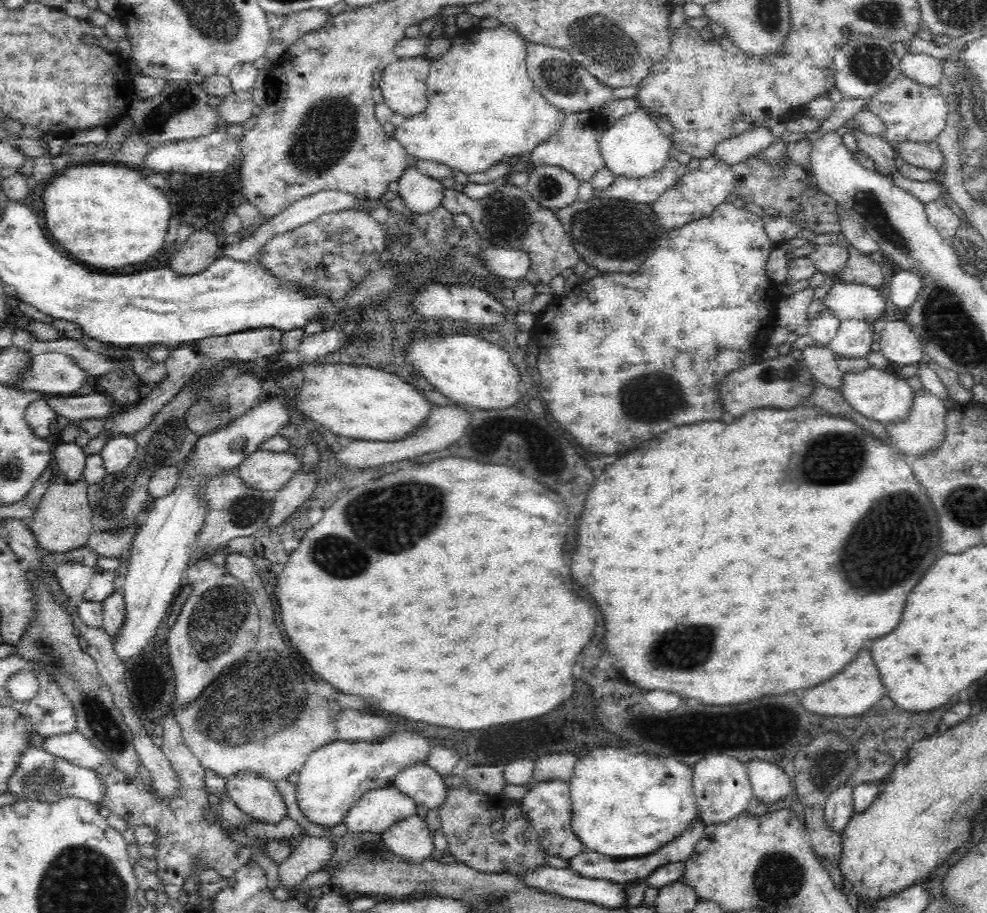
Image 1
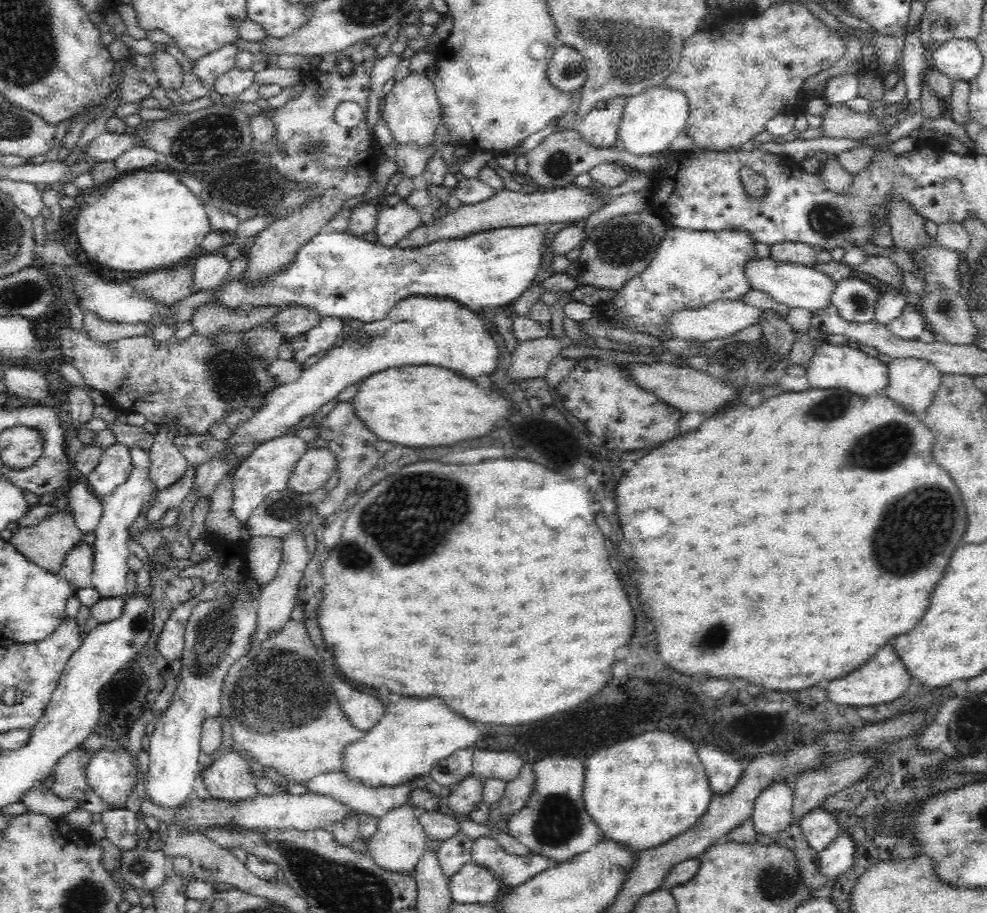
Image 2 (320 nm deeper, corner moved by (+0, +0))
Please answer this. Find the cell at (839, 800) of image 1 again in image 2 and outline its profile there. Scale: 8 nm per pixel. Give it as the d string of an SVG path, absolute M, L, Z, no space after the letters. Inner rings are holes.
M812 810L796 824L803 832L808 845L816 852L823 852L840 835L838 823L824 810Z

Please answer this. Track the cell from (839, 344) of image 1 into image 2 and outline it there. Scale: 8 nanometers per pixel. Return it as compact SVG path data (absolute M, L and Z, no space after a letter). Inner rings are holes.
M859 277L844 278L835 282L831 304L836 306L840 318L848 323L871 322L875 318L878 292Z

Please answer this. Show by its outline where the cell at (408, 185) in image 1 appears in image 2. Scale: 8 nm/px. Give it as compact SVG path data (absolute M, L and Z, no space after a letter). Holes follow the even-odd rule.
M401 201L396 206L384 207L377 216L374 234L376 245L391 247L399 244L410 230L420 226L420 213Z

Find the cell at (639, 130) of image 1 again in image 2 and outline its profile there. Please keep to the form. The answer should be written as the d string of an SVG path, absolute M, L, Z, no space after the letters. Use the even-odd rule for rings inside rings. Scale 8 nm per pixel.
M665 83L660 86L650 86L641 94L628 99L617 130L617 138L630 155L657 155L668 149L669 144L672 144L672 141L685 130L688 115L688 97L682 90L669 88Z

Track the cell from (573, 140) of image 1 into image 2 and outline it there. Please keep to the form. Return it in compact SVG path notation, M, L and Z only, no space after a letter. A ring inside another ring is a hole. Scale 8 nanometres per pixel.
M624 96L609 99L603 109L594 107L581 119L576 117L575 106L573 105L564 114L564 117L558 118L558 126L555 130L560 130L560 128L579 130L581 136L585 140L589 140L589 144L607 149L618 139L617 130L628 99Z

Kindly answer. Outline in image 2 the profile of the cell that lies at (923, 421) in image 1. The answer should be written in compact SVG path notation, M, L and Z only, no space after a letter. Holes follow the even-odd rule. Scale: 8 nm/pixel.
M896 358L886 364L888 384L885 393L903 410L922 416L932 402L944 375L922 358Z

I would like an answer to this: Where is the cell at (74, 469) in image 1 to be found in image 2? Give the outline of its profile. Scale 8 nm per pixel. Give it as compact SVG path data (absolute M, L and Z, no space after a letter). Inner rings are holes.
M81 483L72 486L69 491L68 505L72 509L76 527L83 535L95 532L100 524L103 506L88 485Z

